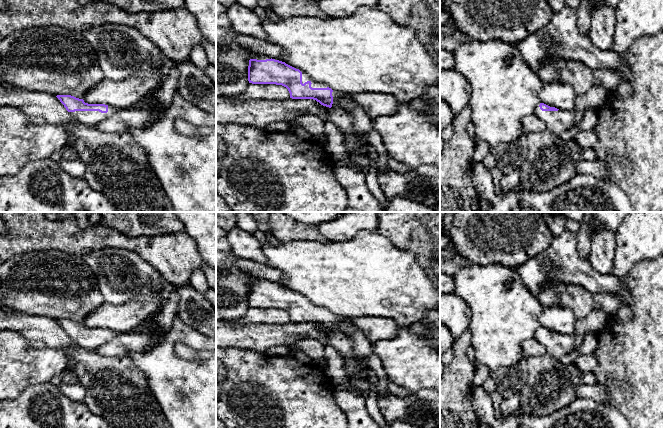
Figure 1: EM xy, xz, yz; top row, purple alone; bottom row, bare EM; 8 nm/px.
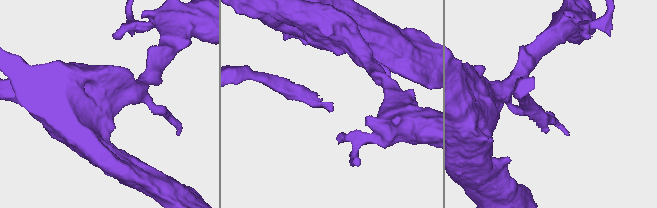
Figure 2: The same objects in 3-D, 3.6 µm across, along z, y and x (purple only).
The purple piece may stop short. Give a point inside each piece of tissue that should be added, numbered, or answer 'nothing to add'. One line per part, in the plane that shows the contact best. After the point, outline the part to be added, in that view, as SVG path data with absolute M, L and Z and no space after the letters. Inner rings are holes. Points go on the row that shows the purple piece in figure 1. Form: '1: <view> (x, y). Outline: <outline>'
1: xy (91, 119). Outline: M108 106L107 113L101 113L99 111L75 111L69 113L84 126L96 128L99 123L109 118L115 111L114 108Z
2: xz (254, 56). Outline: M253 53L251 55L251 59L266 60L266 59L271 59L271 57L263 56L263 55L258 55L258 54Z

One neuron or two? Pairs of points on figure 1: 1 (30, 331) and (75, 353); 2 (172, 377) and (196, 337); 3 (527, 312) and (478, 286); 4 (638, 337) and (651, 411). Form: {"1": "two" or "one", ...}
{"1": "one", "2": "one", "3": "one", "4": "one"}

